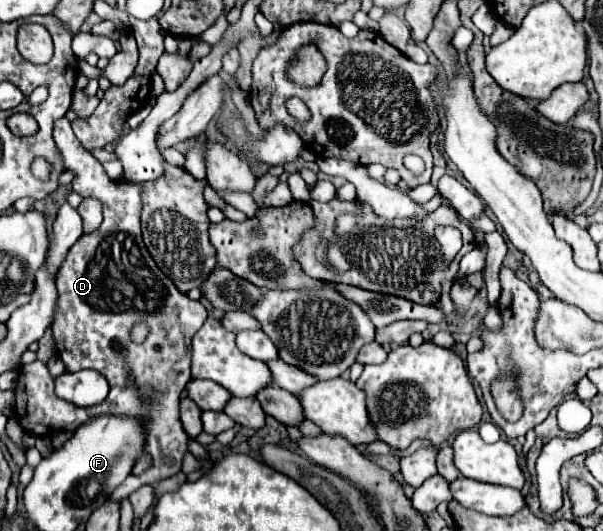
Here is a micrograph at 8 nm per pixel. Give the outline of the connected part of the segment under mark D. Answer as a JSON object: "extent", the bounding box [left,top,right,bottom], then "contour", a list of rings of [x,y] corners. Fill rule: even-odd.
{"extent":[17,118,207,500],"contour":[[[67,118],[55,122],[53,140],[63,154],[65,168],[75,172],[73,192],[93,196],[103,204],[101,226],[73,244],[57,274],[59,298],[51,324],[53,338],[67,370],[97,370],[107,378],[111,390],[105,402],[87,408],[65,400],[29,400],[29,392],[21,390],[25,392],[27,406],[17,406],[17,420],[25,432],[47,436],[59,430],[75,430],[103,412],[143,418],[147,430],[145,448],[153,456],[153,466],[137,478],[129,476],[111,496],[119,500],[127,498],[139,486],[175,476],[181,470],[189,436],[179,420],[179,400],[191,378],[191,338],[203,326],[207,310],[201,302],[193,302],[187,294],[181,294],[147,254],[141,238],[141,186],[109,182],[103,166],[81,146]],[[143,314],[149,314],[151,334],[147,342],[135,344],[129,340],[129,330],[135,322],[143,320]]]}

